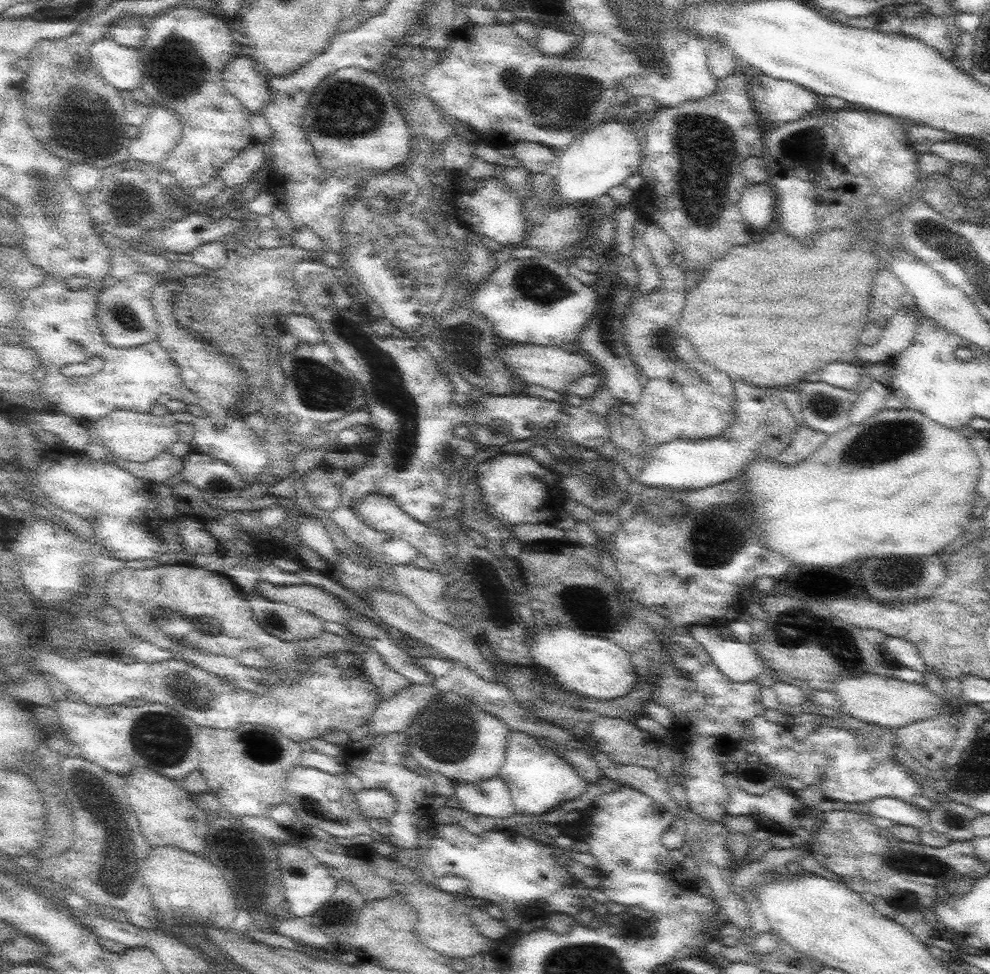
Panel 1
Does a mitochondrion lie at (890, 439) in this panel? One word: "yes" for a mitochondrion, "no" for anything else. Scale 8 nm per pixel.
yes

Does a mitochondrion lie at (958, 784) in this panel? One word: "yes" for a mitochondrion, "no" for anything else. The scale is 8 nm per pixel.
yes

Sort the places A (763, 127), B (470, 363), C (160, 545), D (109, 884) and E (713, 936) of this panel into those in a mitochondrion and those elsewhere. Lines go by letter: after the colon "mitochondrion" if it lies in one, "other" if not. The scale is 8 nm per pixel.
A: other
B: mitochondrion
C: other
D: other
E: other

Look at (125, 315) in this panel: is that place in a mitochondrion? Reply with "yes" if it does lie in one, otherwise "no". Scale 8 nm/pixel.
yes

